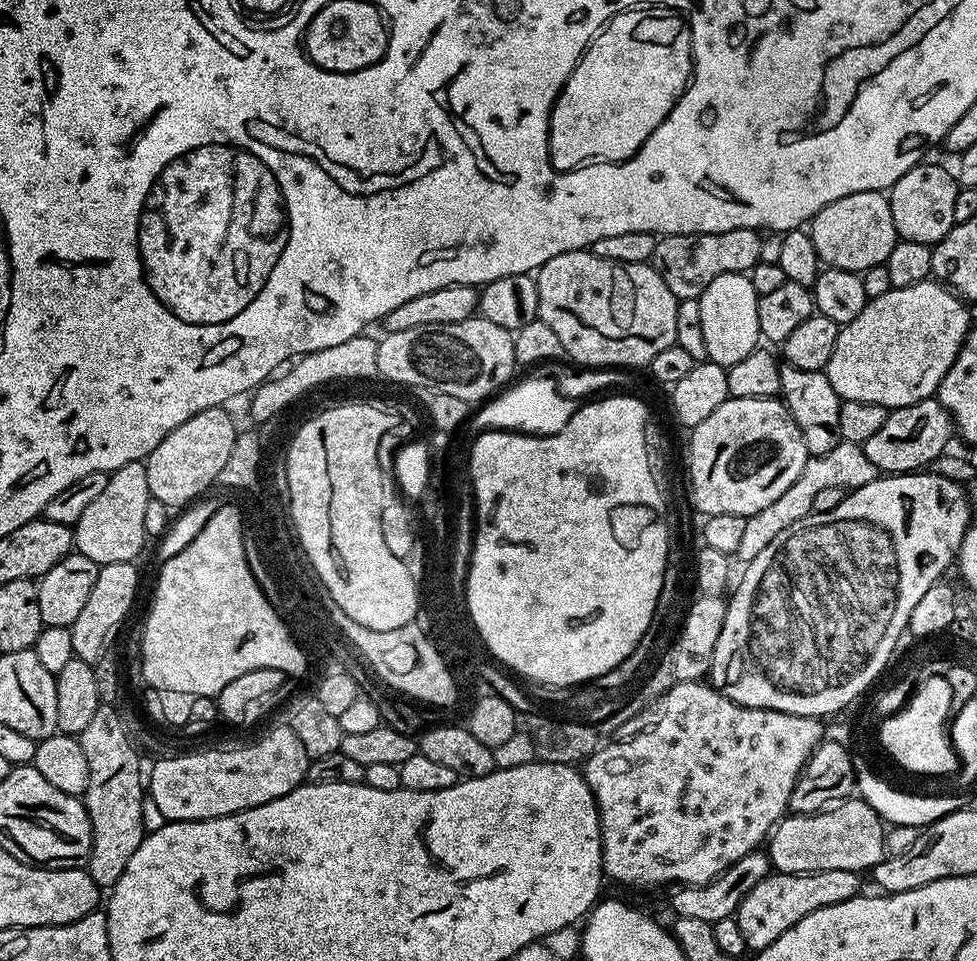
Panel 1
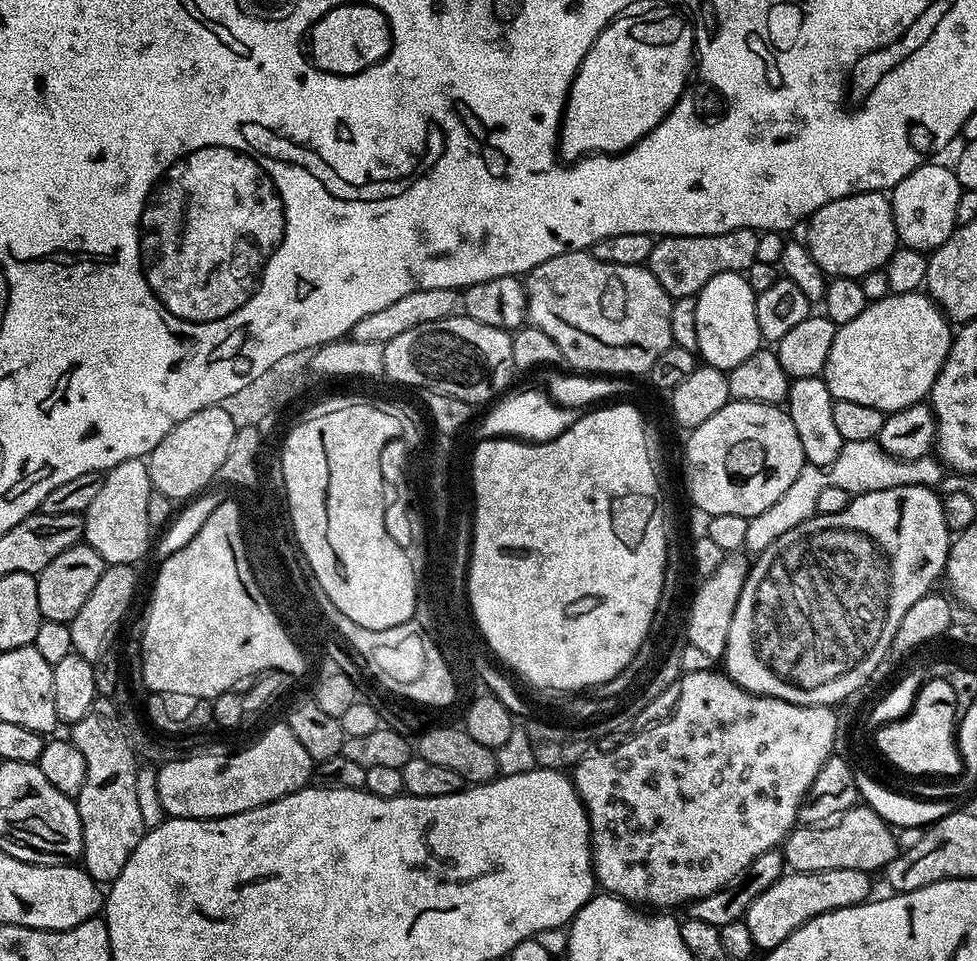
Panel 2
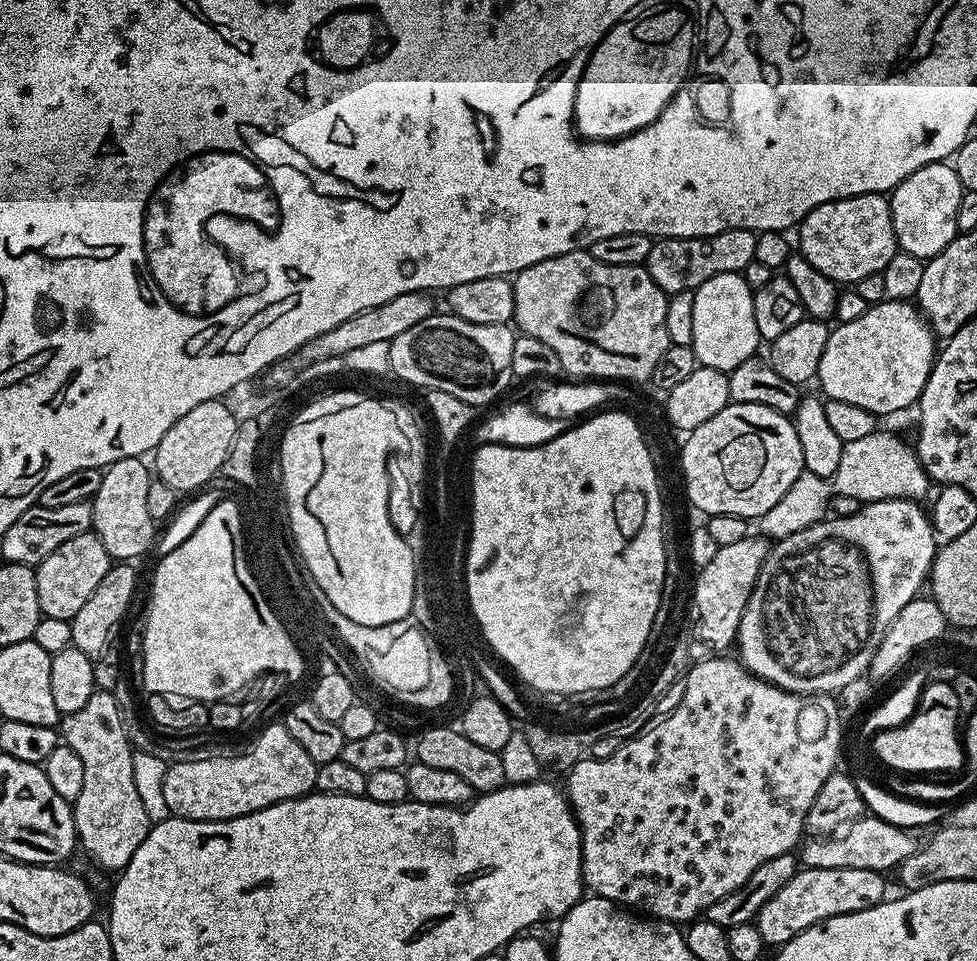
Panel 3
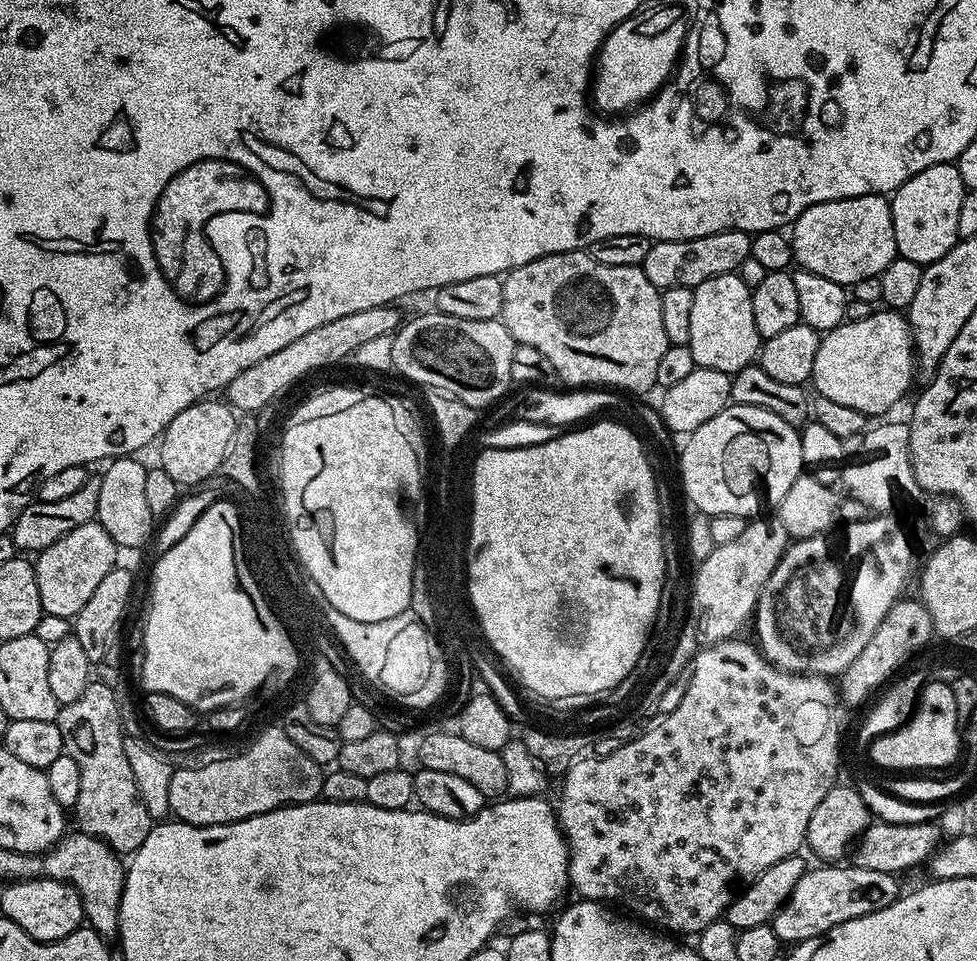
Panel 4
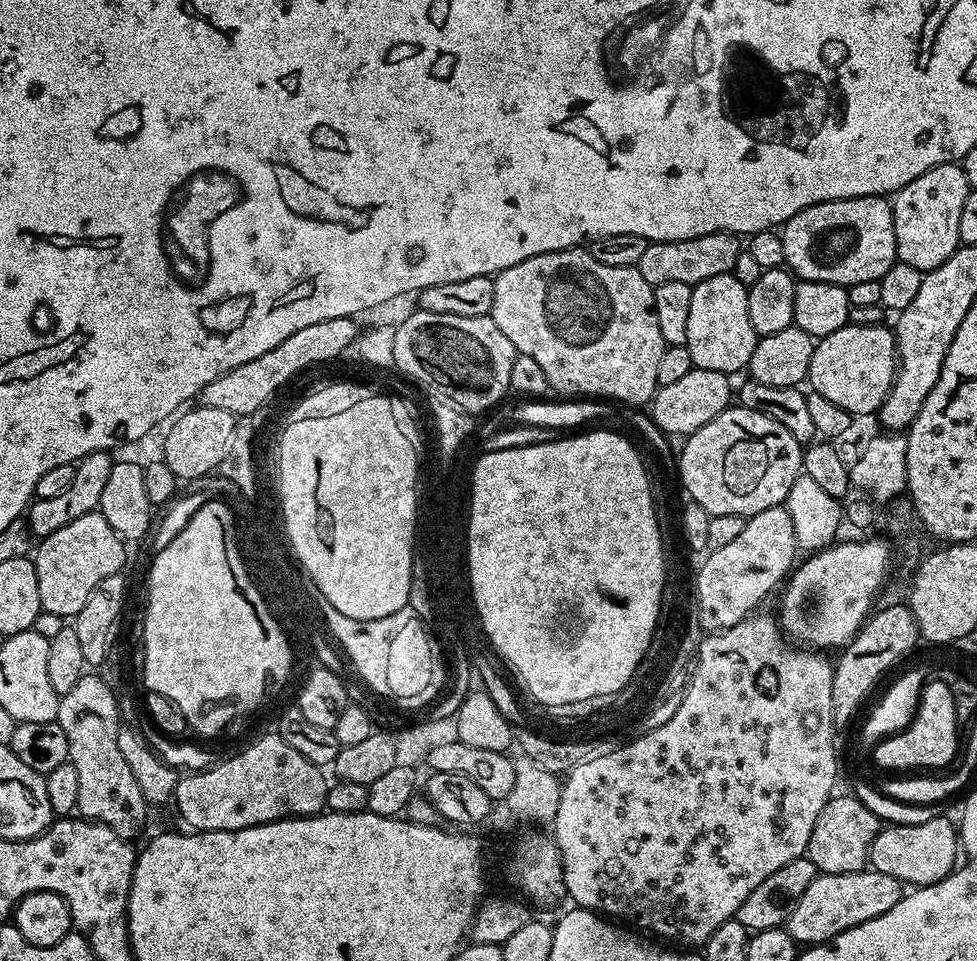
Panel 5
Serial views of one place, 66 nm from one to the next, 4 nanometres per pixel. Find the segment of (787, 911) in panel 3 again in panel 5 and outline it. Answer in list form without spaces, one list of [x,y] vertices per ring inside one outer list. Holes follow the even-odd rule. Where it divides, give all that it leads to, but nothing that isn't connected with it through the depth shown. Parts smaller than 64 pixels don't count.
[[[875,870],[850,874],[817,874],[814,882],[806,886],[802,898],[798,898],[794,910],[788,916],[786,927],[797,945],[826,944],[838,934],[854,926],[862,926],[862,922],[870,922],[870,918],[886,914],[886,910],[894,910],[901,895],[902,885],[898,878]]]

